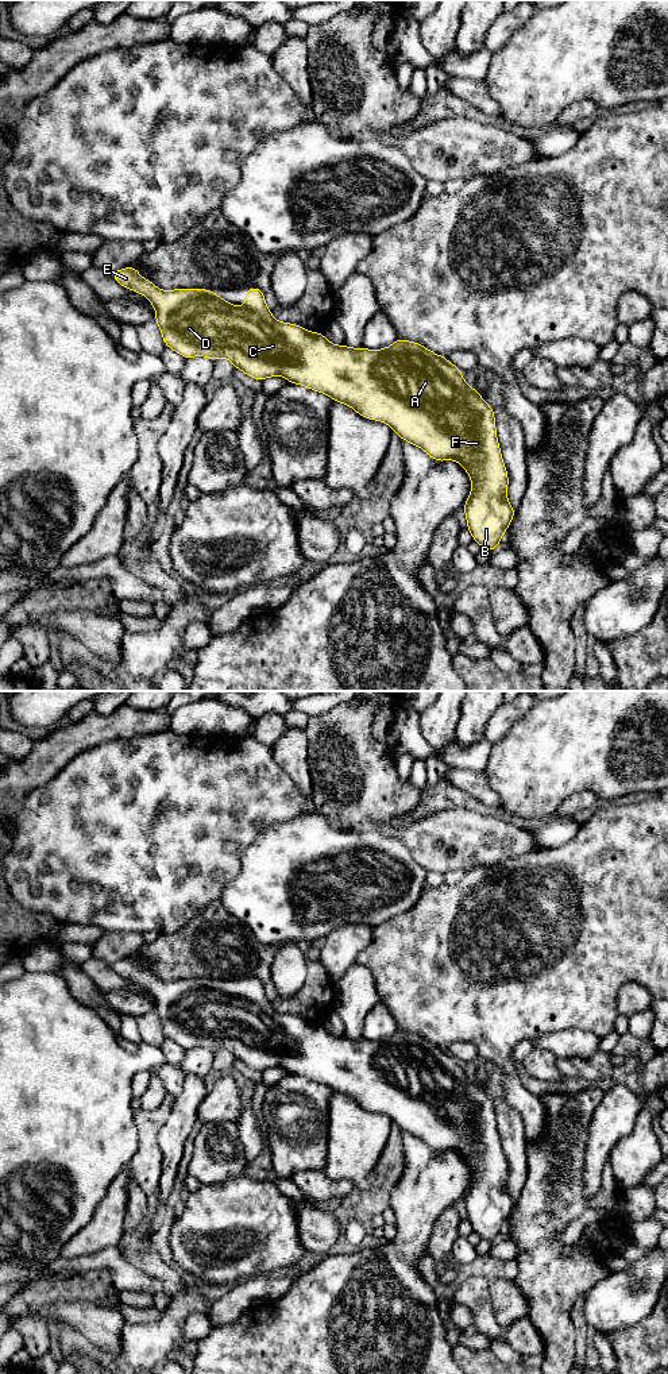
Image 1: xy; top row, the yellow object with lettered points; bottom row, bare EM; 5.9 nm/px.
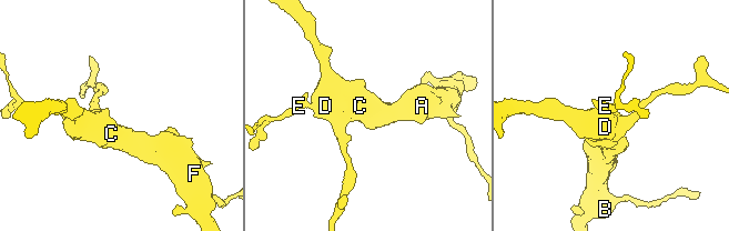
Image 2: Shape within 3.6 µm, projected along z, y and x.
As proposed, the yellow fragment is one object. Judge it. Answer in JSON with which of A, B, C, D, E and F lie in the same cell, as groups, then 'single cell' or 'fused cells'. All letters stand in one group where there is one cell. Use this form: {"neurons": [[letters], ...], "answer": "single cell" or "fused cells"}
{"neurons": [["A", "B", "C", "D", "E", "F"]], "answer": "single cell"}

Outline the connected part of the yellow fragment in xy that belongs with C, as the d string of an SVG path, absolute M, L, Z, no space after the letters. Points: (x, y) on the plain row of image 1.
M135 957L112 962L111 968L123 979L148 989L155 1000L155 1014L161 1020L165 1037L182 1049L205 1047L211 1051L225 1049L233 1054L236 1061L258 1072L277 1066L283 1068L289 1074L324 1084L335 1093L351 1097L367 1111L386 1114L402 1131L421 1139L436 1153L457 1153L471 1170L471 1185L463 1197L467 1211L466 1219L482 1239L490 1242L498 1239L516 1201L507 1192L509 1166L497 1128L494 1100L475 1078L467 1076L462 1066L463 1062L449 1054L447 1047L437 1046L417 1033L403 1030L397 1030L391 1037L381 1041L332 1035L320 1023L310 1023L293 1014L278 1012L267 999L263 983L256 977L247 979L246 996L236 997L208 980L161 981L151 972L143 969Z

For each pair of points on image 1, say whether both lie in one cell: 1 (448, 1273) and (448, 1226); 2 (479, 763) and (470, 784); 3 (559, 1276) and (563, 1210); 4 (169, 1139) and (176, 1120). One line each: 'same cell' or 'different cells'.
1: same cell
2: different cells
3: same cell
4: same cell

